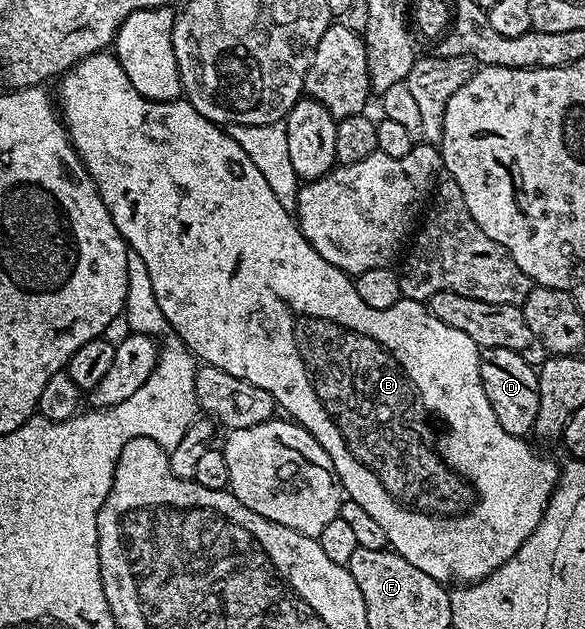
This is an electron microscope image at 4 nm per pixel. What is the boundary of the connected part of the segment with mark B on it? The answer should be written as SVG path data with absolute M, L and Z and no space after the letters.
M110 51L94 52L92 56L87 56L83 60L77 61L74 68L70 69L58 81L58 84L59 96L57 92L57 108L61 113L61 119L67 130L67 139L71 141L71 145L75 148L75 153L81 158L83 165L86 166L87 173L90 174L91 180L97 186L97 190L101 194L101 198L105 202L105 206L109 210L109 214L113 218L117 230L123 235L123 241L127 243L128 249L141 254L141 262L145 262L145 270L149 270L149 282L153 282L153 298L157 298L157 306L161 306L161 314L165 314L165 318L171 324L171 328L175 331L176 336L191 351L196 361L217 366L217 370L225 370L225 374L233 374L233 378L241 378L253 386L261 386L261 390L268 392L275 399L276 405L282 411L284 408L288 412L284 413L294 423L301 425L323 447L325 454L329 454L329 458L335 467L335 475L338 476L344 493L350 499L355 500L357 506L361 506L361 510L365 510L365 514L369 514L369 518L373 518L373 522L377 522L377 526L381 526L381 530L385 530L388 545L394 551L398 552L399 555L403 556L405 562L413 562L413 566L417 566L417 570L425 570L425 574L429 574L429 578L440 582L459 580L455 582L466 586L474 584L477 580L484 580L490 572L497 570L509 558L513 558L513 554L531 537L533 530L537 530L541 518L547 513L547 504L553 495L553 472L551 476L550 462L542 460L527 445L528 441L524 437L505 434L505 430L501 430L501 422L497 422L497 414L493 414L493 406L489 406L489 398L485 398L485 390L483 389L481 374L479 373L479 353L481 349L478 344L473 342L473 338L469 338L469 334L461 334L461 330L453 330L453 326L445 326L445 322L441 322L441 318L437 318L432 312L427 311L426 307L417 300L404 300L400 298L398 302L385 310L377 310L373 306L365 306L365 302L361 302L361 294L357 294L354 279L348 273L342 272L337 266L325 262L325 258L321 258L321 254L317 254L317 250L313 250L311 243L303 237L303 232L299 229L296 217L288 209L281 206L277 194L273 194L273 190L269 190L269 182L265 182L265 178L261 175L261 170L257 170L257 166L253 166L253 162L249 162L249 154L245 154L245 150L241 150L241 146L237 146L237 142L233 142L233 138L229 138L226 130L211 120L206 120L186 98L169 101L151 101L149 98L143 97L133 88L133 83L126 77L125 70L122 69L122 66Z

